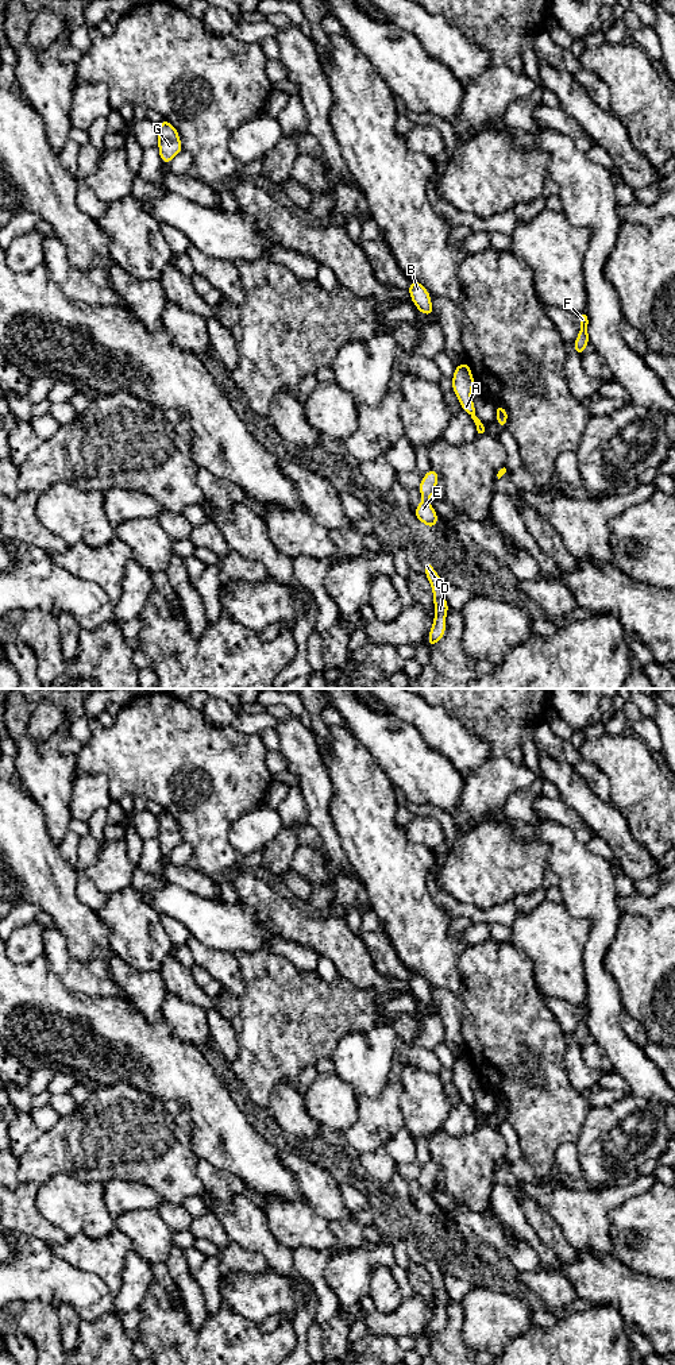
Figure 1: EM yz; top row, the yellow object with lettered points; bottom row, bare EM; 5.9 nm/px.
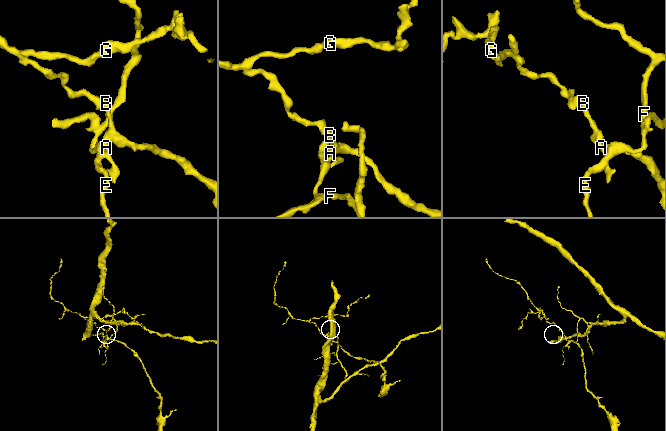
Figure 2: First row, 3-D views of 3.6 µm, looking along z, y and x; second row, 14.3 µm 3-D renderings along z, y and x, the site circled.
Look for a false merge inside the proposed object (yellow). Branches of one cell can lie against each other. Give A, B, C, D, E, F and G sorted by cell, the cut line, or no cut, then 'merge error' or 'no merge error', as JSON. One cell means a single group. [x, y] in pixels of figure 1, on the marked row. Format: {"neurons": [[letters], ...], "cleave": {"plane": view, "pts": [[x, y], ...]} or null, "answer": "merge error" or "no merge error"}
{"neurons": [["A", "B", "G"], ["C", "D", "E", "F"]], "cleave": {"plane": "yz", "pts": [[482, 424], [486, 432]]}, "answer": "merge error"}

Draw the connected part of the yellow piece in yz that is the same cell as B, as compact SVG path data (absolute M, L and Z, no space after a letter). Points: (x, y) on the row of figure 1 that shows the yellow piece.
M410 281L408 290L409 290L410 298L413 304L416 305L416 308L425 316L431 316L433 313L431 294L423 286L423 284L418 281Z

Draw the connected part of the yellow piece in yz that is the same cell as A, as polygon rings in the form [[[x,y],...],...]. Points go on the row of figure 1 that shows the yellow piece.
[[[464,362],[458,365],[452,375],[452,390],[456,394],[462,409],[474,420],[477,425],[477,437],[481,437],[486,435],[486,431],[483,429],[483,423],[475,416],[475,408],[471,398],[471,390],[474,386],[474,377],[468,363]]]

